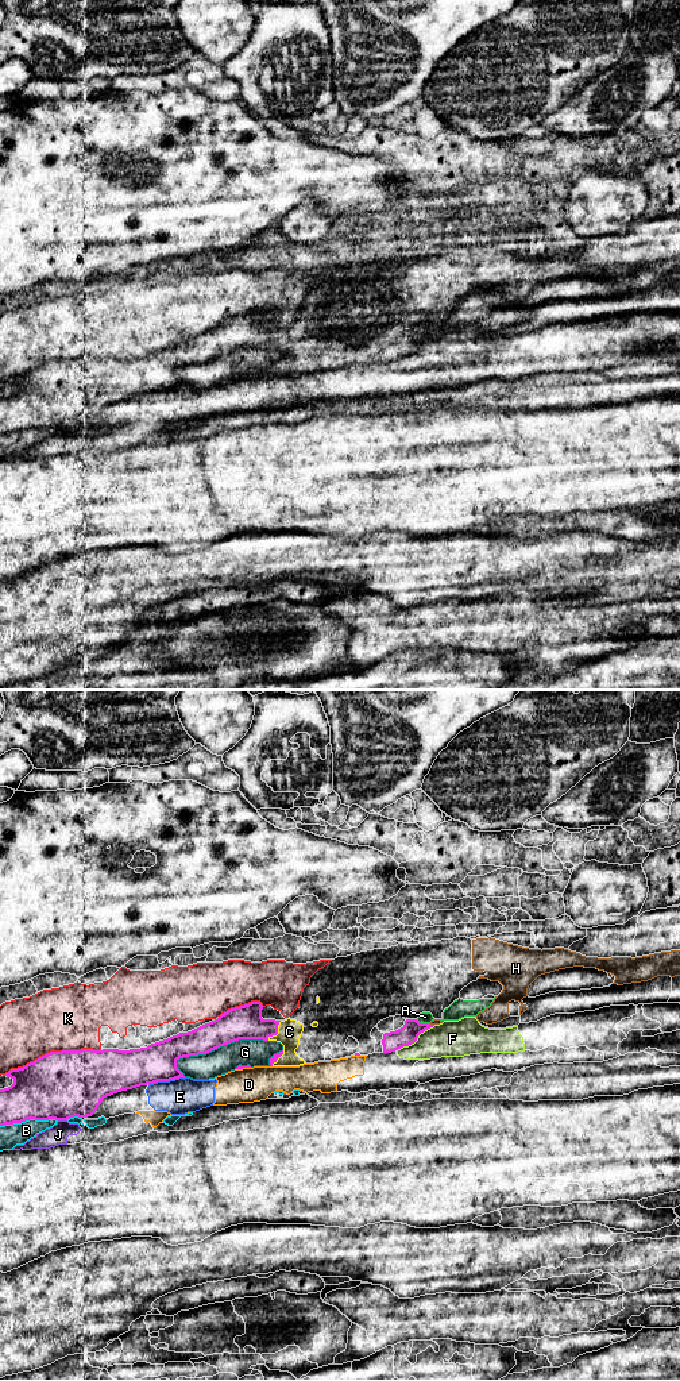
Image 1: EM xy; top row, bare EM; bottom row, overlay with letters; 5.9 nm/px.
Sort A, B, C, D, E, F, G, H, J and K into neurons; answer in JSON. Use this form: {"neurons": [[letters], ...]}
{"neurons": [["A", "G"], ["B"], ["C", "H"], ["D", "E", "F", "J"], ["K"]]}

